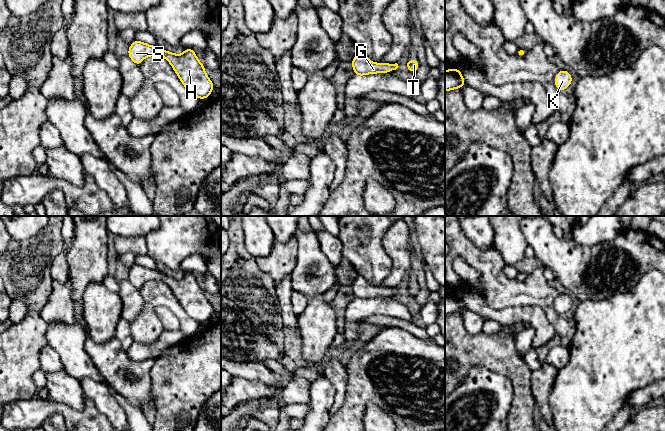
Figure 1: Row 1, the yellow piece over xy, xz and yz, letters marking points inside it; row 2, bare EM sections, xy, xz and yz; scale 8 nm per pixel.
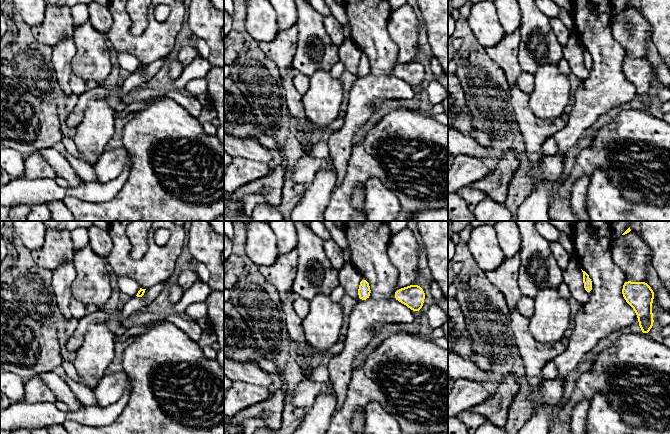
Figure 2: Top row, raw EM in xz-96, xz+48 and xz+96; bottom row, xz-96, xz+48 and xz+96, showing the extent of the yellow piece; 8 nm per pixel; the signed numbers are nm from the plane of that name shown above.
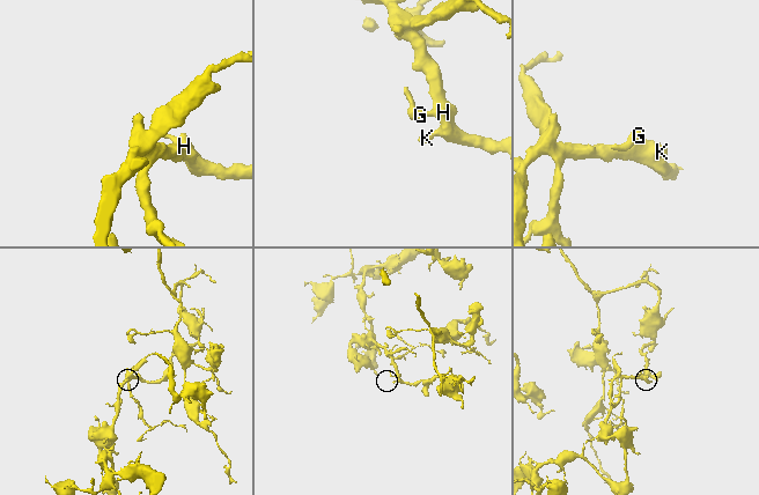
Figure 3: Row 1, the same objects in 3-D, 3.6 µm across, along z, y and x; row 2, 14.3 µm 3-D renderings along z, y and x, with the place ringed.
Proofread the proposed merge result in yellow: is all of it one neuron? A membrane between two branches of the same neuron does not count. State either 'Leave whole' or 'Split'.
Leave whole

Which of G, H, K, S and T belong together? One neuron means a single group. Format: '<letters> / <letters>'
G H K S T

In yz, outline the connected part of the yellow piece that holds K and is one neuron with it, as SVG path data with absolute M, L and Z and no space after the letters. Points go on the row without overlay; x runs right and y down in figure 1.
M559 294L555 300L554 308L560 315L564 315L572 307L572 299L566 294Z

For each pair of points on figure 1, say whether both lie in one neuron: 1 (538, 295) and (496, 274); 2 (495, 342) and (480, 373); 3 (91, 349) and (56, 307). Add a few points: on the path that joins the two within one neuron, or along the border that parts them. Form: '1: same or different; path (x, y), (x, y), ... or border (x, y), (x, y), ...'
1: same; path (528, 293), (515, 293), (506, 284)
2: different; border (505, 376), (481, 366), (474, 366), (463, 380)
3: different; border (73, 301), (73, 316), (76, 321)

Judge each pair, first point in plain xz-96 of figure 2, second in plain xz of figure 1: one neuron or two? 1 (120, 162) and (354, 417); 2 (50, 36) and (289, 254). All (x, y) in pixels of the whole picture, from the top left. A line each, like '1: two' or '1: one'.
1: two
2: one

